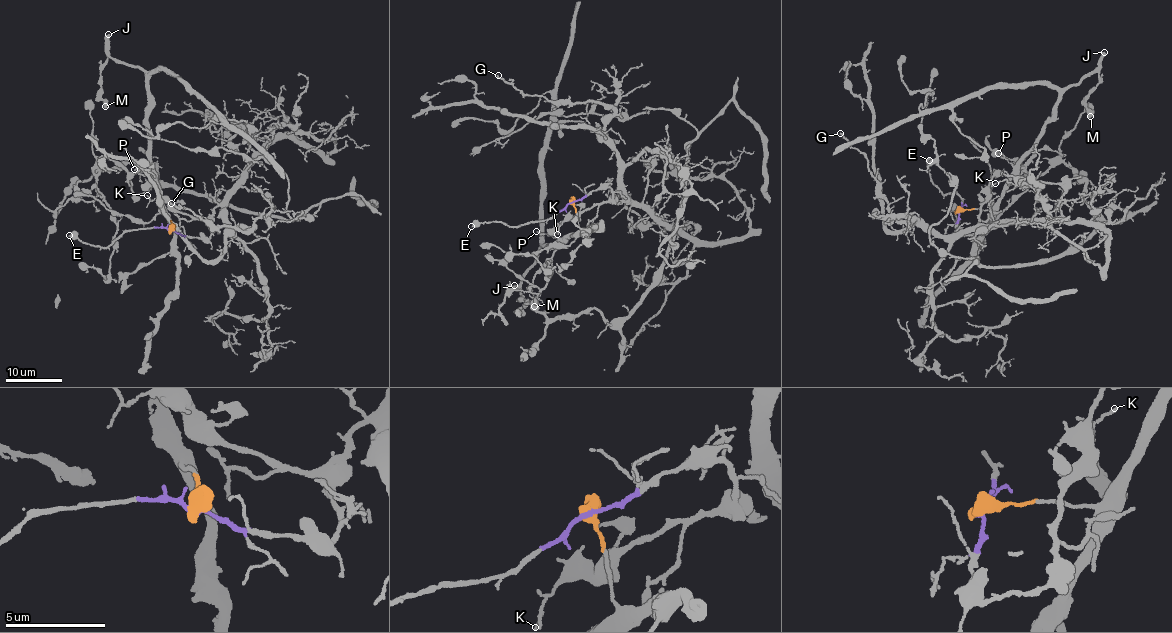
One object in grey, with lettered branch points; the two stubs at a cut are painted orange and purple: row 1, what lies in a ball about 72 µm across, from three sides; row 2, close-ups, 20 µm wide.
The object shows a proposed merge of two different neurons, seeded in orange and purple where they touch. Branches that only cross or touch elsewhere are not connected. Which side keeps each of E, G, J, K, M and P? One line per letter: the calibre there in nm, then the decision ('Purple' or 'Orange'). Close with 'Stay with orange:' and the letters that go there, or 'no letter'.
E: Thickness 480 nm. Purple
G: Thickness 170 nm. Purple
J: Thickness 440 nm. Orange
K: Thickness 110 nm. Purple
M: Thickness 460 nm. Orange
P: Thickness 110 nm. Orange
Stay with orange: J, M, P

